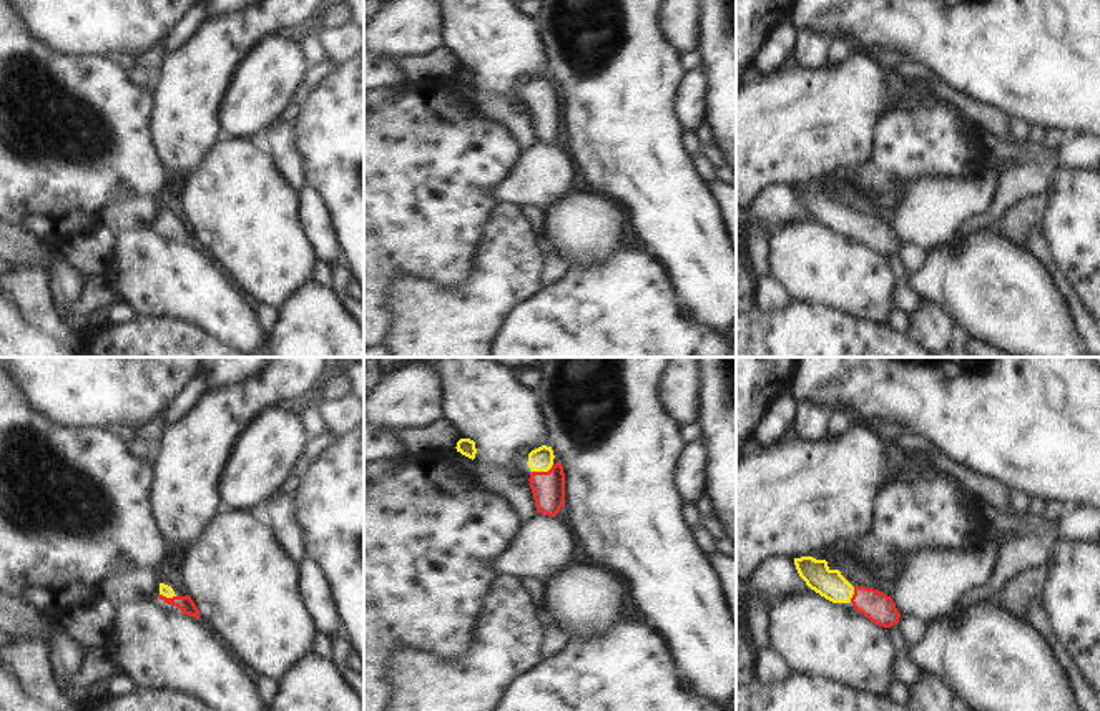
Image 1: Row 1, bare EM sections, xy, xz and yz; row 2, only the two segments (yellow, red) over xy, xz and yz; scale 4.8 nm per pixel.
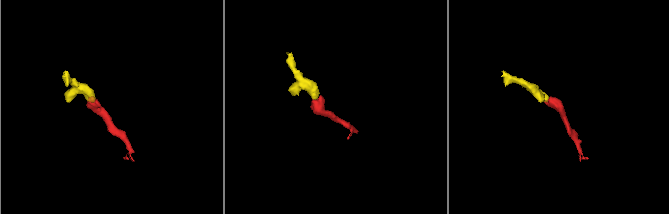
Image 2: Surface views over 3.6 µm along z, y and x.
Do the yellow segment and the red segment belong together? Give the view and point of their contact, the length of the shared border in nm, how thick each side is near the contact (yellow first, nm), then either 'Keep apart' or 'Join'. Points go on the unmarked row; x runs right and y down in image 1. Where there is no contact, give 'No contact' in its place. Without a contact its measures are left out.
Touches yellow at xz (542, 98). Shared border 110 nm. Thickness 120 nm (yellow) against 160 nm. Join

